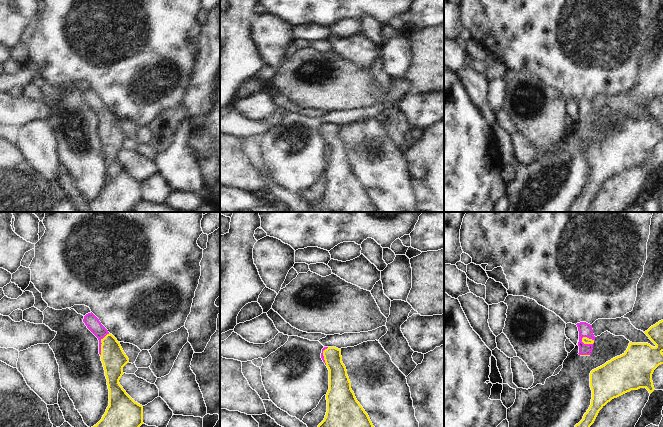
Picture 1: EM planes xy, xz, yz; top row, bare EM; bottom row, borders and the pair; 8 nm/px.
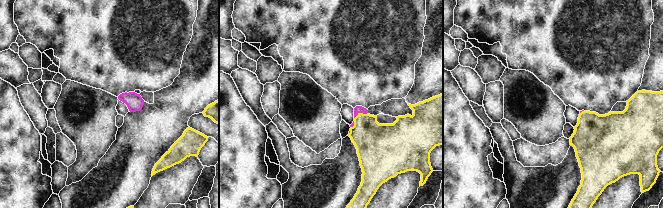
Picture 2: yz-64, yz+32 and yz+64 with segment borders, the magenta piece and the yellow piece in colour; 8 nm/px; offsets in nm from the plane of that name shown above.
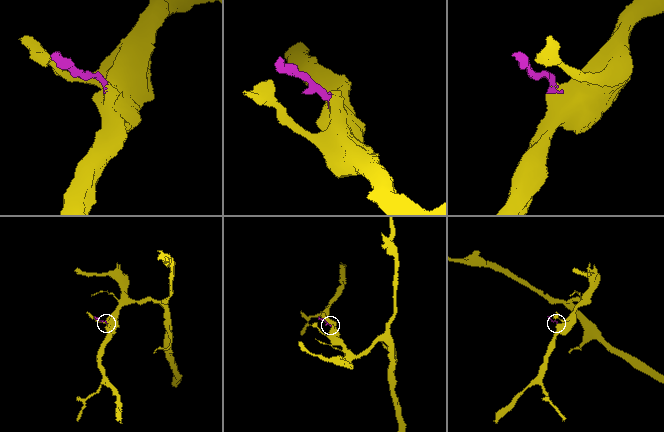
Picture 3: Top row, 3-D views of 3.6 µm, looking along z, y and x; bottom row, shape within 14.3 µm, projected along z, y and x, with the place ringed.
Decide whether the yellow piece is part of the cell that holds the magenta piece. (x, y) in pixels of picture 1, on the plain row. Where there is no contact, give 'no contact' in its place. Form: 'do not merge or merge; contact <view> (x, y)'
merge; contact yz (588, 113)

